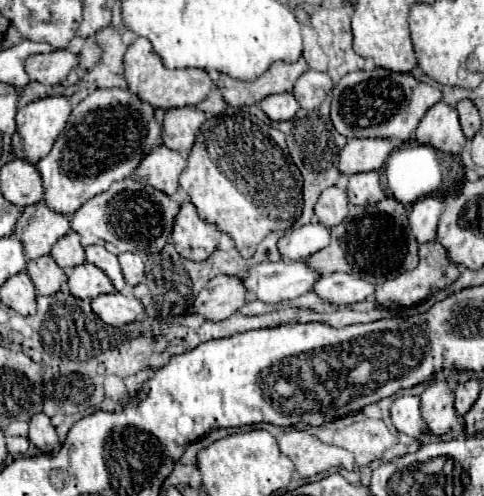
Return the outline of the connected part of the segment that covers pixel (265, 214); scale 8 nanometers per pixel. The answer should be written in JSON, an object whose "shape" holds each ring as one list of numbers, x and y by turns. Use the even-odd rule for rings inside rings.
{"shape":[[233,112,233,114,219,114,209,116,201,130,197,132,197,142,189,152,187,168,181,172,179,178,181,188,189,194,191,202,195,204,199,216,203,216,207,222,213,222,229,234,235,240,237,250,243,258,251,258,255,254,257,244,269,234,269,232,281,232,295,224,295,220,301,216,303,198,301,198,301,172,293,164,287,146,285,136,259,120,257,116,249,112]]}

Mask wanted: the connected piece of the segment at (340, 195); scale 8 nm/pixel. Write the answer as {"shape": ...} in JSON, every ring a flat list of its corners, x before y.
{"shape":[[331,186,321,192,319,202,315,204,315,216,325,228,333,228,347,216,347,208,349,208,349,202,347,202,345,190]]}

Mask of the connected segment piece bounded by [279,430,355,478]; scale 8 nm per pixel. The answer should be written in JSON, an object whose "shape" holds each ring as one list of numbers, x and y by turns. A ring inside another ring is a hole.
{"shape":[[303,430,285,432,279,438,279,448,293,460,301,478,313,478,331,468,345,468,349,472,355,468,351,452,323,444]]}

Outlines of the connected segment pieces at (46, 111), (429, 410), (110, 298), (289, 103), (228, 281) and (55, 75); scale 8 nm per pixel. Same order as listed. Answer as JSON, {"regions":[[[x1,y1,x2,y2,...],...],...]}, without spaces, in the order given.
{"regions":[[[53,96,31,102,17,110,17,134,13,142,19,142,17,158,37,164,45,158,65,128,71,114,69,98]],[[437,380,429,382,429,386,421,394,421,412,425,414,425,422,429,422,429,434,447,434,459,422,453,388,455,384]],[[119,292,115,294,103,294,97,296,93,302,93,312,109,326,125,326,133,322,139,314,145,312,143,304,133,296,123,296]],[[281,92,281,94,273,94,267,96,259,108,273,120,273,122,283,122,283,120,291,120,295,116,295,112,299,110,297,100,293,98,293,94,289,92]],[[217,276,199,292,197,300,187,308,187,312,219,322,237,312,245,304,245,298,247,292,239,276]],[[57,50,53,54,33,54,23,62,29,78,47,86,61,84,69,70,75,68,77,64,79,58,69,50]]]}

